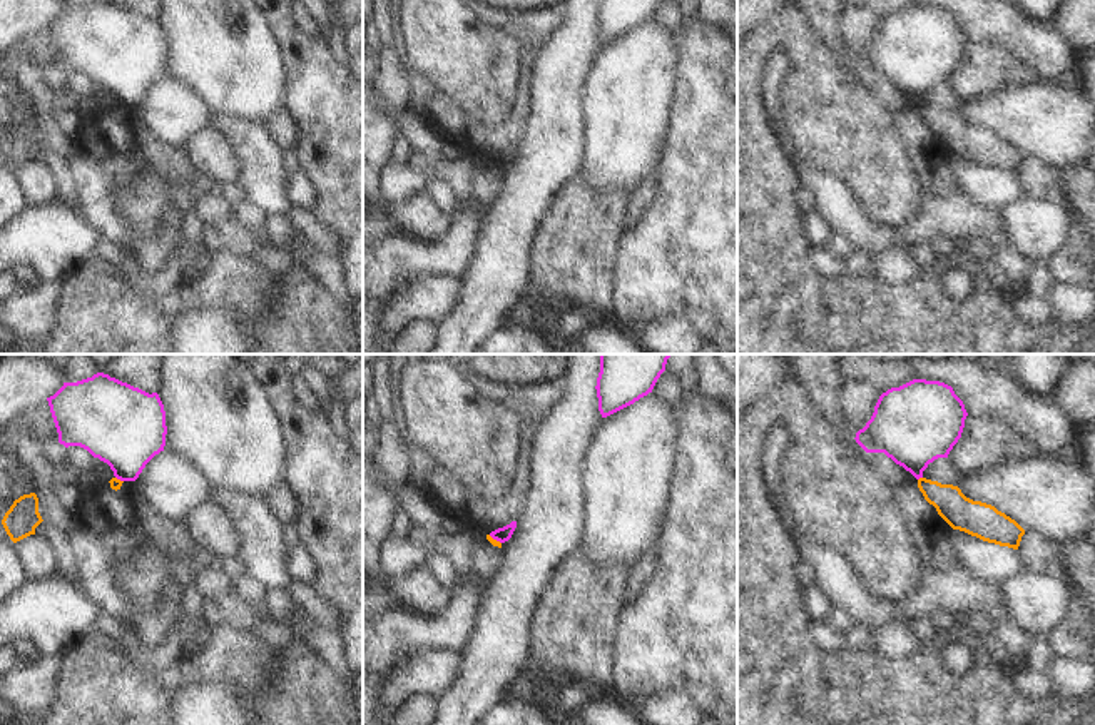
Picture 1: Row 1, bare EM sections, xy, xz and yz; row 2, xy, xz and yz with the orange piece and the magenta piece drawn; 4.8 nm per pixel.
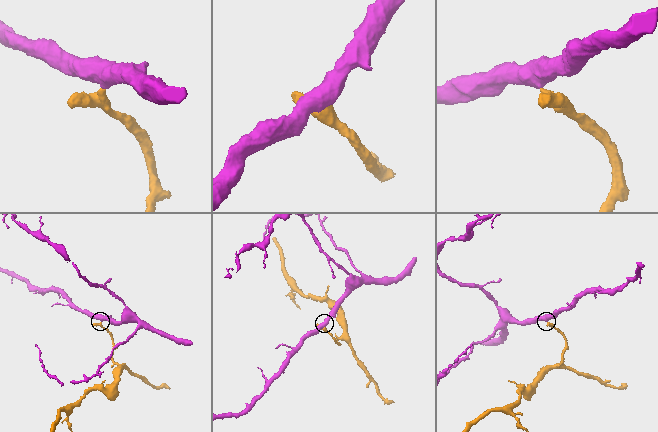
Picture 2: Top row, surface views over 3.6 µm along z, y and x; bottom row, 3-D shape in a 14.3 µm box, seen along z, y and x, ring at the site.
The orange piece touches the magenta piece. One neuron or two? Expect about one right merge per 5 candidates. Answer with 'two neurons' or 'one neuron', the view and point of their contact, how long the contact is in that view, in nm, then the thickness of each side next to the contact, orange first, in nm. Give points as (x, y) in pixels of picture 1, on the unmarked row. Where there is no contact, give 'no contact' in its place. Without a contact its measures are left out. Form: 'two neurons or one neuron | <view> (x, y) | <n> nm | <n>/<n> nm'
two neurons | yz (920, 104) | 30 nm | 160/380 nm

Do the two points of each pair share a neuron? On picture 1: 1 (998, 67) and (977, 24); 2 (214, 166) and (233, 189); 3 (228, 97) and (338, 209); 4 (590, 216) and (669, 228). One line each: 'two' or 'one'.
1: two
2: two
3: two
4: two

